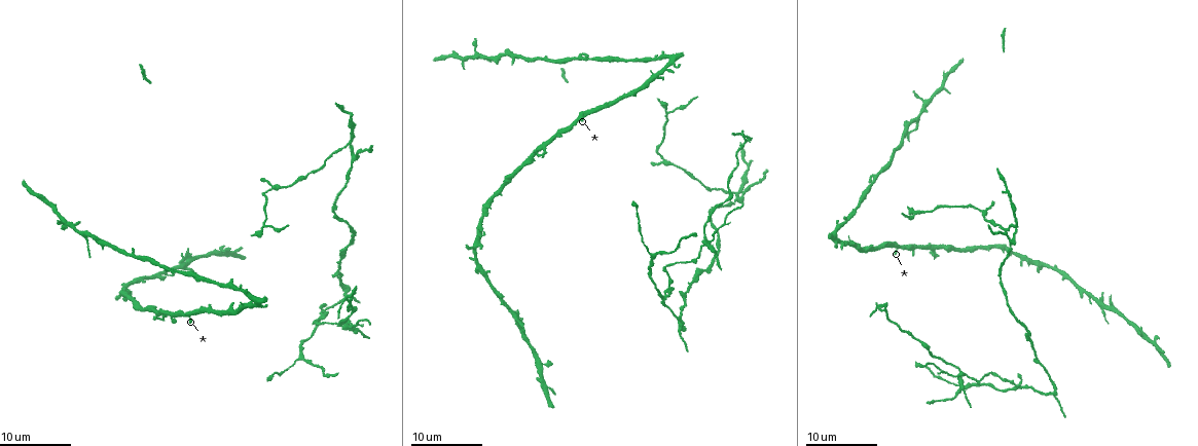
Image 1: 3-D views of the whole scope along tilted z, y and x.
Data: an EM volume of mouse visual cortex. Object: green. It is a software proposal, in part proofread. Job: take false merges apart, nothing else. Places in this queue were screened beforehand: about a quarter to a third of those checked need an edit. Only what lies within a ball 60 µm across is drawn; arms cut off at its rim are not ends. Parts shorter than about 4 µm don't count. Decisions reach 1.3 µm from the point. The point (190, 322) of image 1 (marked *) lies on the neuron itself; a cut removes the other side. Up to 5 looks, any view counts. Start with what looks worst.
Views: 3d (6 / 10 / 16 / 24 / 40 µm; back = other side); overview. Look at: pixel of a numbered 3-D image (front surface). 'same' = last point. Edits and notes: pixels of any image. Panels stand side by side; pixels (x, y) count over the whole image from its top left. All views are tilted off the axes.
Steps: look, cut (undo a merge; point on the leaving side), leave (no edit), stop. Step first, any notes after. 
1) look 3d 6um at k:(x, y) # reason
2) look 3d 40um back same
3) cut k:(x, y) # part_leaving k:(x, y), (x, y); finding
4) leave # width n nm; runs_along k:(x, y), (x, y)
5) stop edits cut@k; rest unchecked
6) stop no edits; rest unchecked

look 3d 6um at 1:(958, 373) # looks like a crossing

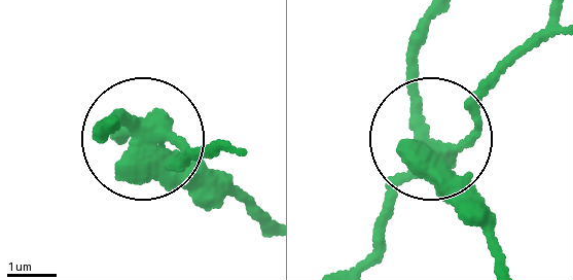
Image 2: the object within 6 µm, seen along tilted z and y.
cut 2:(454, 200) # width 360 nm; two neurons meet here

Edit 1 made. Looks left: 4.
look overview

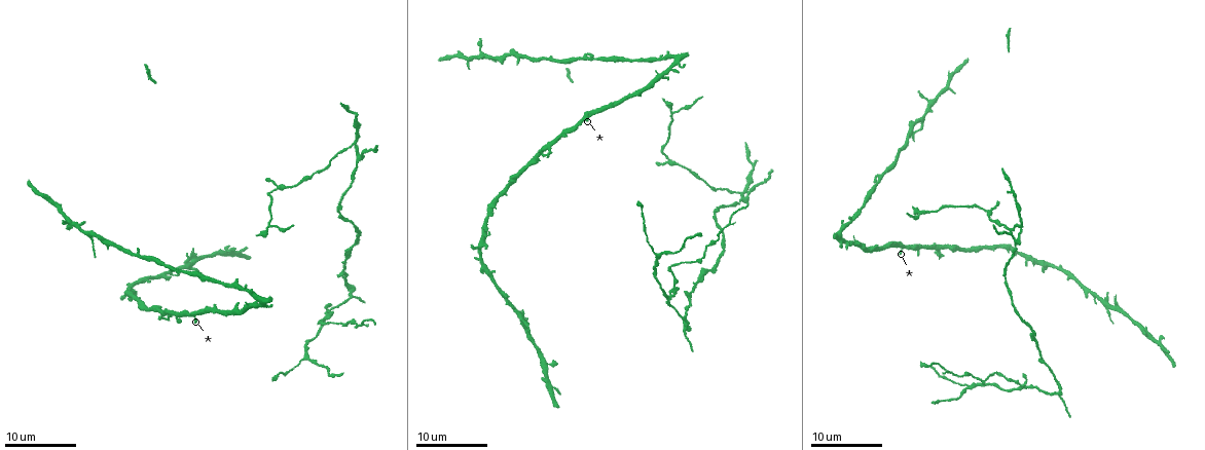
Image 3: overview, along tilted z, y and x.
look 3d 10um at 3:(666, 298) # four arms meet

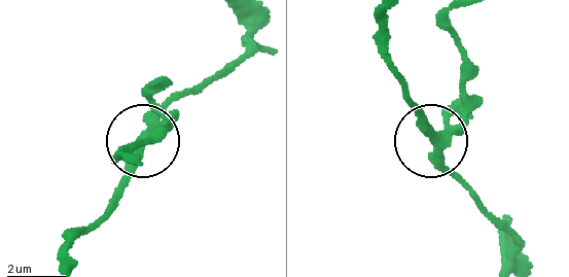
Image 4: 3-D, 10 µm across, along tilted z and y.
look 3d 6um at 4:(435, 133) # closer look

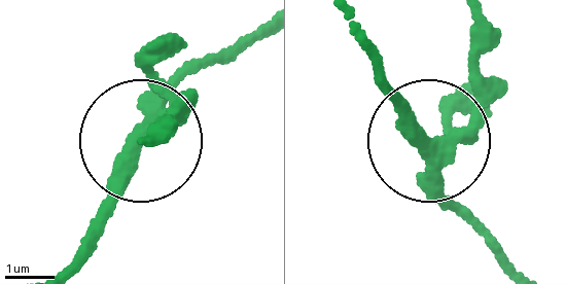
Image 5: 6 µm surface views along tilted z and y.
leave # one neuron here

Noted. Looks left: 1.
look 3d 10um at 3:(355, 146)

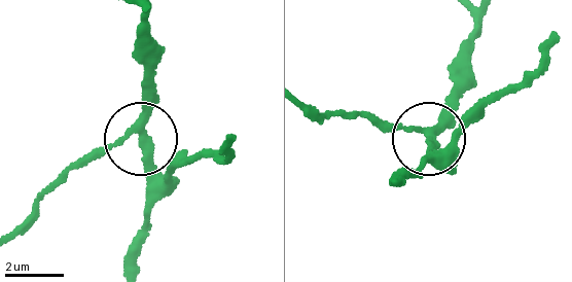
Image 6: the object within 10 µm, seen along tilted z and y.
cut 6:(99, 151) # width 220 nm; part_leaving 6:(135, 128), (81, 160), (21, 224); two neurons meet here

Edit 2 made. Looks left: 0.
stop edits cut@2, cut@6; rest unchecked

